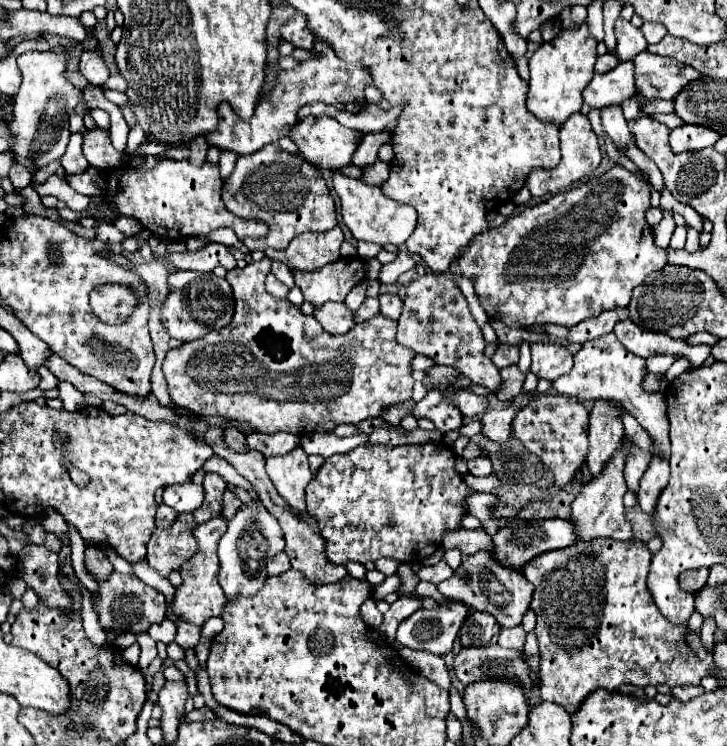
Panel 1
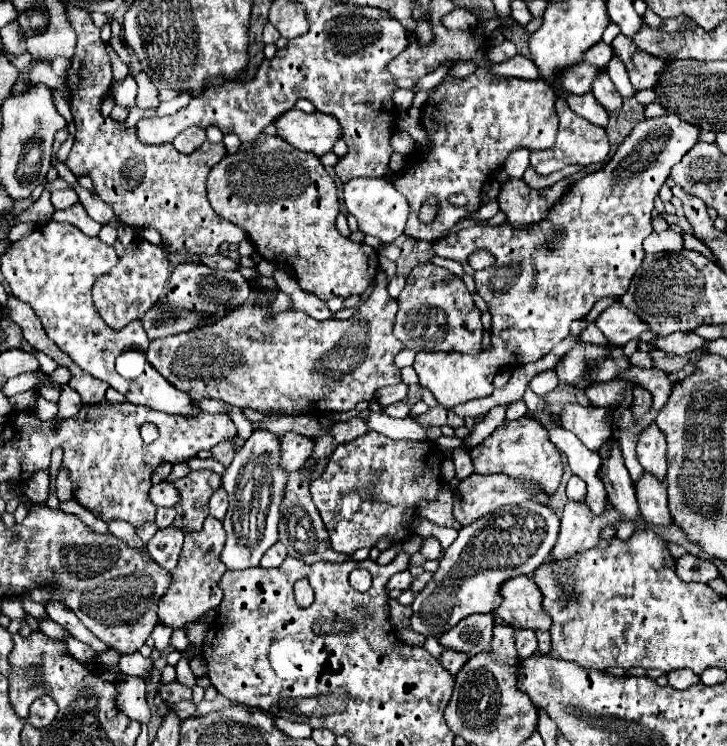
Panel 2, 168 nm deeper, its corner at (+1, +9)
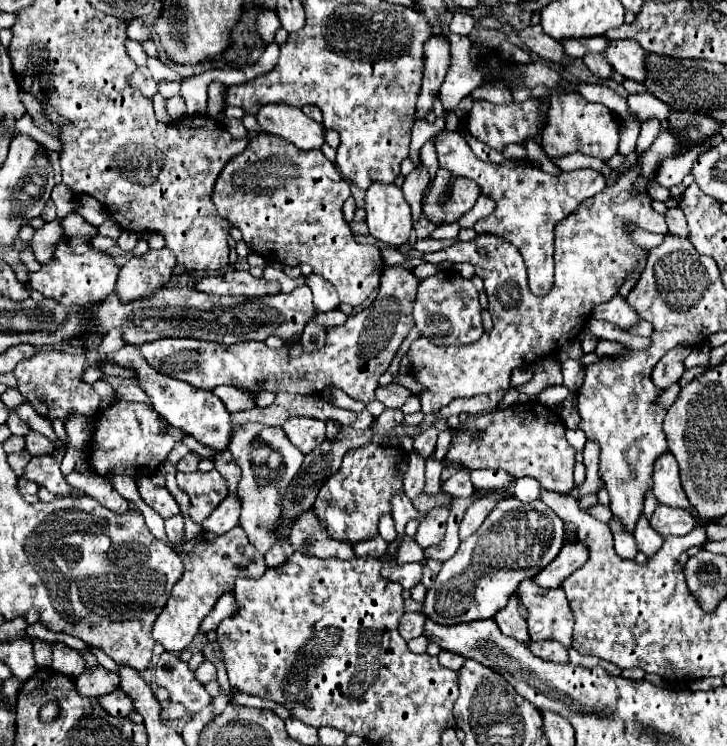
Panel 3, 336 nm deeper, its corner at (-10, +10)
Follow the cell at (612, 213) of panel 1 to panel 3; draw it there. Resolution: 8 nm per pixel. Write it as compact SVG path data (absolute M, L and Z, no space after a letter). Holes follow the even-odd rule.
M669 125L661 127L653 145L649 149L645 149L631 167L627 167L623 173L619 173L617 181L613 185L609 185L605 191L597 193L595 197L589 197L587 201L583 201L575 209L575 215L571 213L569 217L565 217L563 221L557 223L557 227L555 227L555 285L553 285L553 289L547 297L537 297L531 291L527 291L525 261L523 261L519 249L515 249L515 245L511 245L503 237L495 237L491 233L481 233L469 243L457 241L447 249L425 255L425 259L429 263L441 263L441 261L461 263L461 261L467 261L475 267L475 273L485 283L485 293L489 297L489 313L493 315L493 329L489 333L483 333L483 337L479 341L475 341L471 345L459 345L459 347L455 347L455 345L437 347L423 337L413 341L411 349L407 351L407 357L411 361L411 375L425 387L425 393L419 395L423 413L439 411L441 407L445 407L447 403L451 403L457 397L475 397L475 395L481 395L481 393L505 391L507 381L511 377L511 371L515 367L521 367L521 361L523 361L523 365L533 365L539 359L545 359L545 357L553 355L555 351L559 351L565 343L575 341L577 335L583 331L583 321L587 321L591 317L593 309L599 303L605 303L611 297L615 297L617 291L621 289L623 281L627 279L627 275L643 273L645 263L647 263L647 251L631 241L627 225L637 225L645 231L667 233L665 217L659 215L657 211L653 211L653 207L651 207L653 197L647 193L647 189L655 181L655 175L659 171L661 161L677 157L679 149L683 149L683 145L691 145L691 141L687 141L687 137L673 133ZM639 177L647 179L643 189L637 189L637 185L635 185ZM479 247L487 249L489 255L479 257L479 253L477 253Z

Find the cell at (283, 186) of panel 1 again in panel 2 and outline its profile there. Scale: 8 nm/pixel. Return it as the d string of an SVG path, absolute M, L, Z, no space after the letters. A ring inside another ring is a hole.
M260 134L256 142L244 142L236 154L228 154L216 164L208 174L208 200L220 218L246 230L248 240L264 260L292 266L300 278L300 288L316 294L320 300L330 300L334 296L362 296L378 274L378 252L364 242L356 243L340 236L336 230L334 220L340 212L338 192L320 158L296 150L280 136Z

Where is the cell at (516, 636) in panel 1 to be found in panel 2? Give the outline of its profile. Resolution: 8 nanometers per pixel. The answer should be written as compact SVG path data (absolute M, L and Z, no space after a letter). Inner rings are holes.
M516 630L516 650L520 656L532 656L538 650L538 638L532 630Z

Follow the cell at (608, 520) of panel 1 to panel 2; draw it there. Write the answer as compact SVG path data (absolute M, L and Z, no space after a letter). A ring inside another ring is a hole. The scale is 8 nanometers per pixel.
M568 502L562 512L560 538L552 548L552 560L564 560L572 554L594 548L600 542L600 530L608 524L618 524L622 518L614 508L604 516L594 516L584 502Z

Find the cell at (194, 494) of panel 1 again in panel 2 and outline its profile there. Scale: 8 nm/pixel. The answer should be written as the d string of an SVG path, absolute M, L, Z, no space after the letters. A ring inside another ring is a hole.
M160 482L160 484L152 486L148 496L156 504L156 508L160 508L160 506L174 506L176 500L178 500L178 490L174 488L172 482Z

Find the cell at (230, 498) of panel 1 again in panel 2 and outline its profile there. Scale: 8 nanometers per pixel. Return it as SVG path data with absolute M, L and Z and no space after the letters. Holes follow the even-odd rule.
M222 488L216 490L216 492L212 494L212 498L210 498L208 508L210 508L210 516L212 516L212 518L224 520L224 514L226 514L226 508L228 508L228 494L226 494Z

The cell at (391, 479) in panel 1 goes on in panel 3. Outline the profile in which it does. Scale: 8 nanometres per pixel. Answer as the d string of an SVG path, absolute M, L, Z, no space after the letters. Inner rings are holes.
M365 445L349 449L335 475L331 475L319 489L315 499L315 513L327 525L331 537L349 545L373 539L379 535L377 523L381 515L391 513L391 497L403 491L403 475L409 467L411 453L401 445Z

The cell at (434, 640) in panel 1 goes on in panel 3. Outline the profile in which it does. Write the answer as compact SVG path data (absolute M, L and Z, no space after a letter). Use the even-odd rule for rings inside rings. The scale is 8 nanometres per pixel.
M517 497L499 501L483 525L443 563L437 581L427 591L423 603L427 617L439 625L495 617L495 613L509 603L517 585L547 567L557 557L563 543L565 523L541 499L531 503L521 503Z

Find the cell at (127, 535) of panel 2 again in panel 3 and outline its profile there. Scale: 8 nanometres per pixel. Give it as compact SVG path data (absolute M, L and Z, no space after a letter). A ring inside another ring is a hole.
M73 471L65 479L71 487L85 491L89 497L97 499L103 507L111 509L113 513L127 513L129 511L129 501L123 499L109 481L103 481L103 477L95 477L95 473L77 473Z

